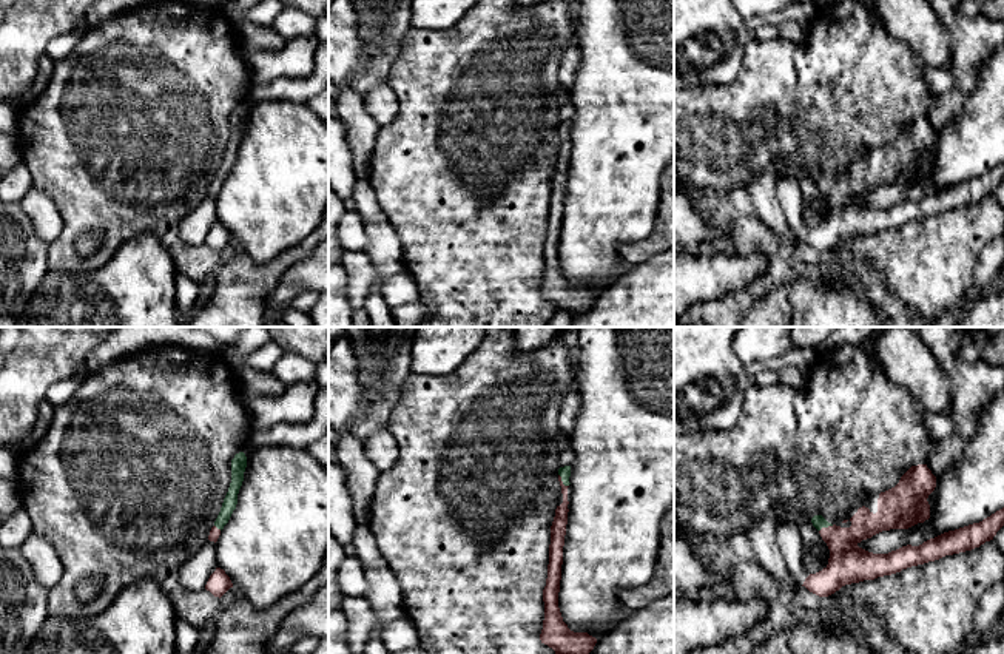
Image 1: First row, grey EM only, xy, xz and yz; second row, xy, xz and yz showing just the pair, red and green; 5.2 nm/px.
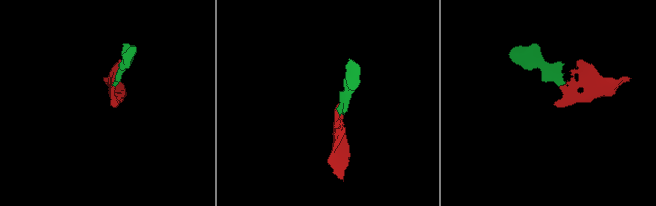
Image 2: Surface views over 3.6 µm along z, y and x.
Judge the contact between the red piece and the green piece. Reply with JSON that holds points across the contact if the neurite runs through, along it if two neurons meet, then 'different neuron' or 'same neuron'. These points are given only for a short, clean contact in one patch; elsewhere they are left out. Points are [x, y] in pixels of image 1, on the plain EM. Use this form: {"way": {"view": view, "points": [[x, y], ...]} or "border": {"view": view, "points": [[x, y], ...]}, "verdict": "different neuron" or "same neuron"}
{"way": {"view": "xz", "points": [[560, 175], [565, 158], [562, 136], [565, 127]]}, "verdict": "same neuron"}

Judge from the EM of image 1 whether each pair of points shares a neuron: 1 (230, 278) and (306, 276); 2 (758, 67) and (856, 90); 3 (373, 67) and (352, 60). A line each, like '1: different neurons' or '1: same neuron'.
1: different neurons
2: same neuron
3: different neurons

